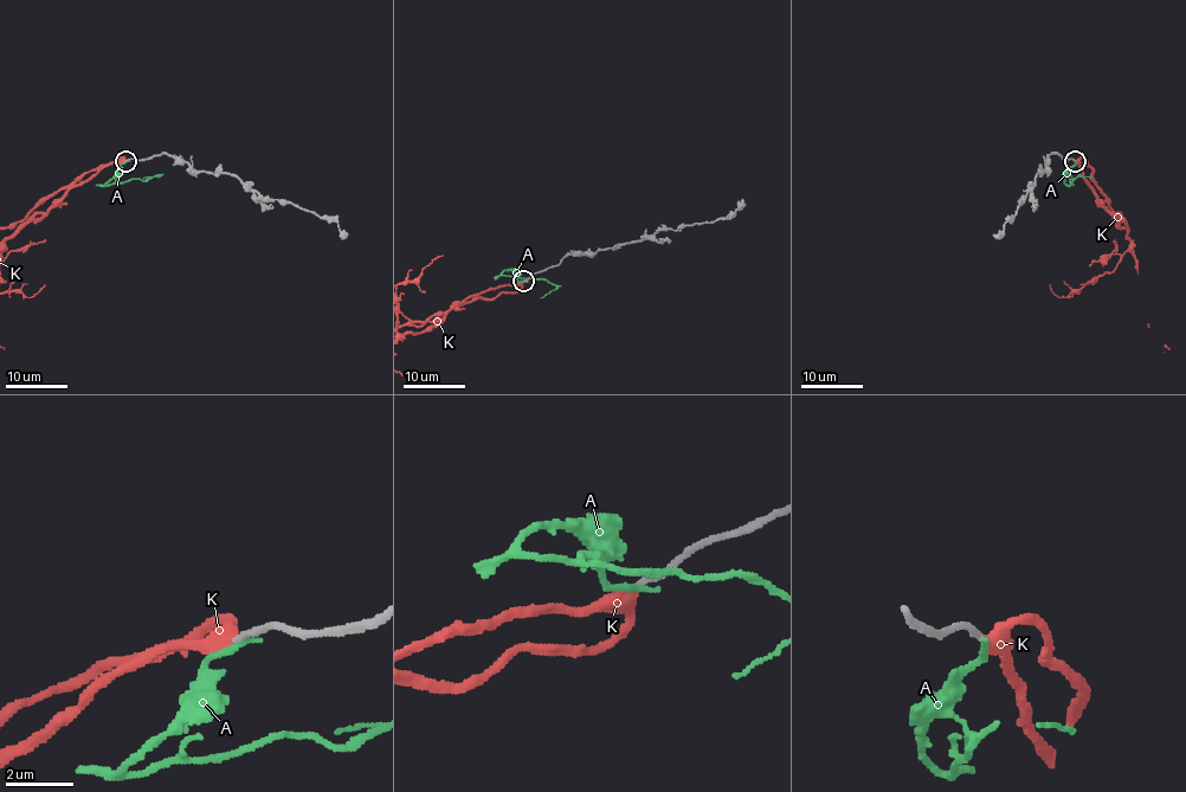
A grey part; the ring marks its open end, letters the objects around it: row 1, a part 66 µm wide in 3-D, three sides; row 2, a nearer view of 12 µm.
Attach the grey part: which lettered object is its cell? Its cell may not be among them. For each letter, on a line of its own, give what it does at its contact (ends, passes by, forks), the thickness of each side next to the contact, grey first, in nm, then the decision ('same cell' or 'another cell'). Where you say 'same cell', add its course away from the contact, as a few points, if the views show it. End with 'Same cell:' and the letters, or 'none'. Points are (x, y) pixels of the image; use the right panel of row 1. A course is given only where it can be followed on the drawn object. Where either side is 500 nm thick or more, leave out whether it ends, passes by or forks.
A: it ends | 200/200 nm | another cell
K: it passes by | 200/380 nm | same cell
Same cell: K

